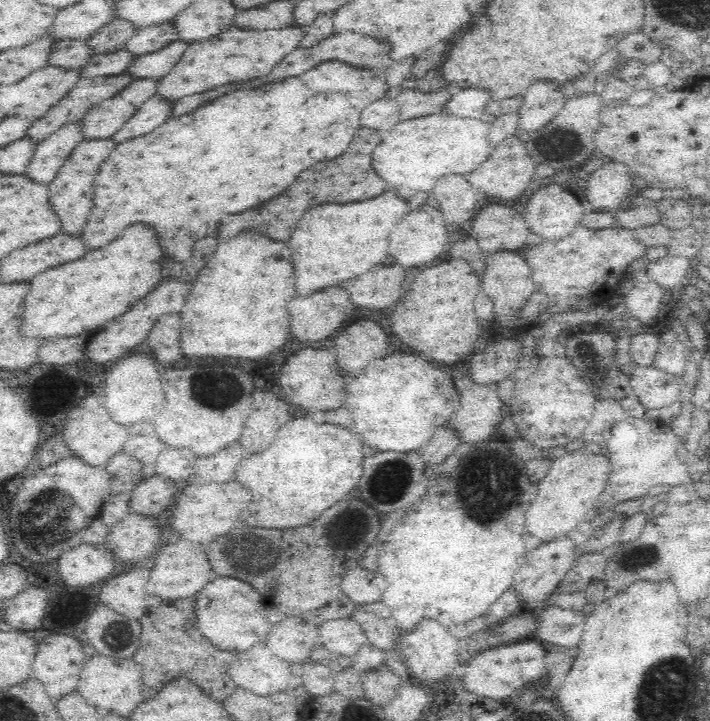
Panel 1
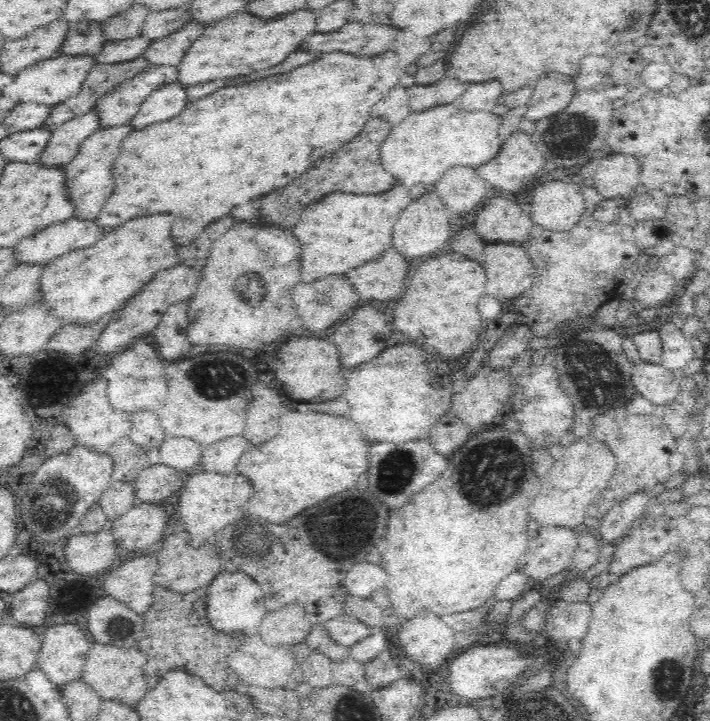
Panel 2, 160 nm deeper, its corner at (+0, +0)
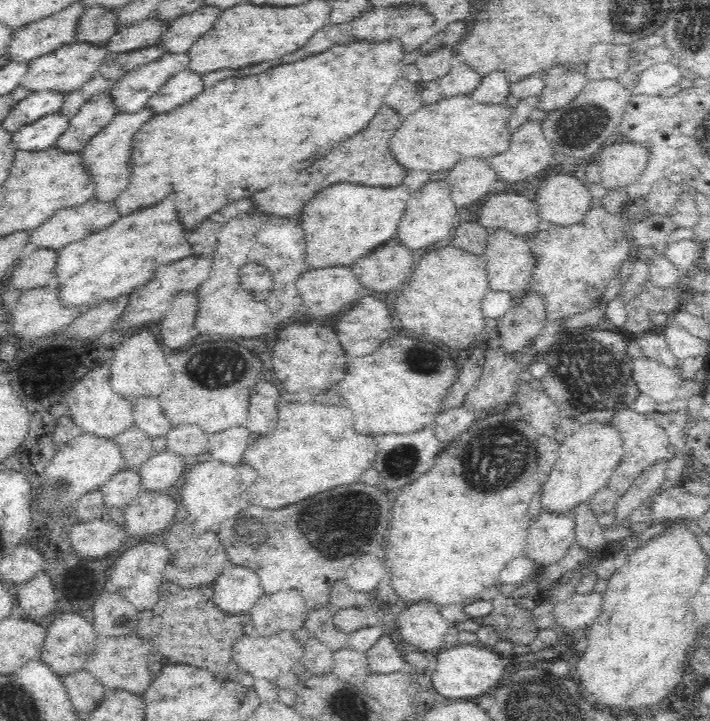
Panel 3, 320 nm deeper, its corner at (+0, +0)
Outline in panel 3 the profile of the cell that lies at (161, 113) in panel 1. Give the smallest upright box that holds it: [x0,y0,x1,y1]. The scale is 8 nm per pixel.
[147,70,204,115]

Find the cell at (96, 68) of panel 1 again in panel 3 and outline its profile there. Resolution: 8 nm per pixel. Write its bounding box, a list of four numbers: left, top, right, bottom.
[106,17,167,54]

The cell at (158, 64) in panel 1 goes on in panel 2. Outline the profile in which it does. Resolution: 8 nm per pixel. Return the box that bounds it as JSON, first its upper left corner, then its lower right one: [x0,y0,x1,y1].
[141,21,203,66]

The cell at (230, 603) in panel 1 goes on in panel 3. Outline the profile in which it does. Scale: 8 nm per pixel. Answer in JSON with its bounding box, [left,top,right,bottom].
[214,566,262,616]

